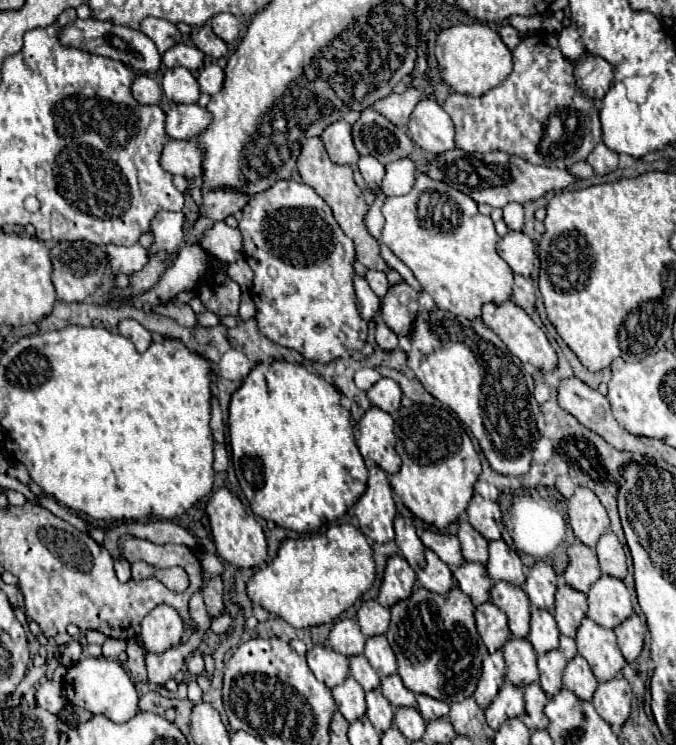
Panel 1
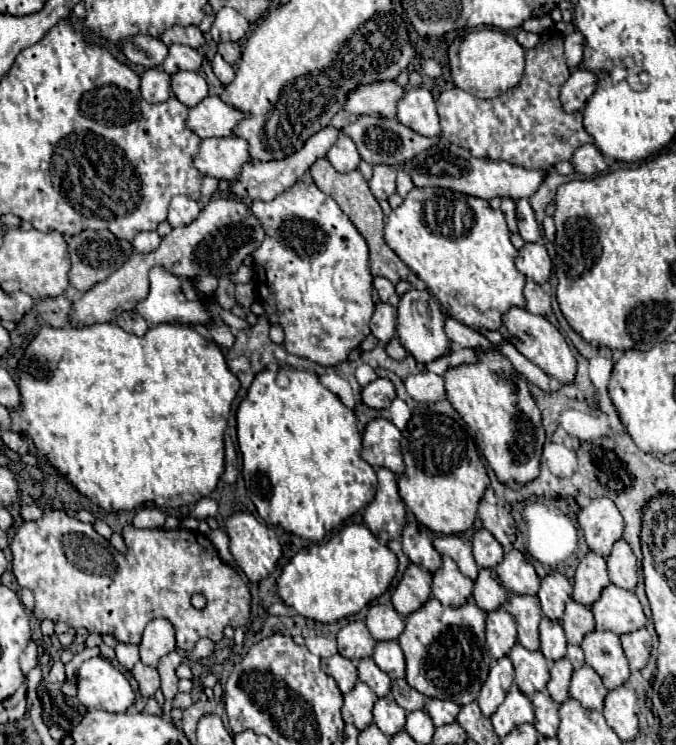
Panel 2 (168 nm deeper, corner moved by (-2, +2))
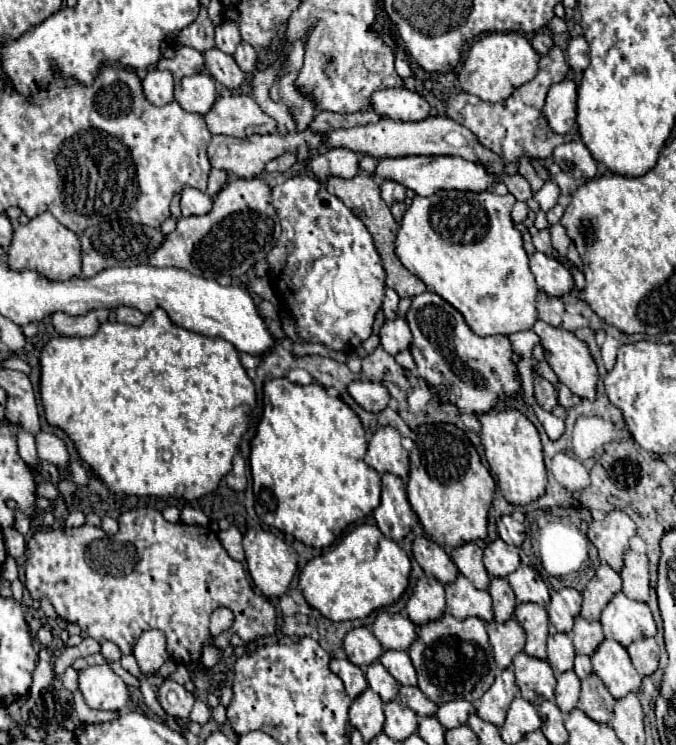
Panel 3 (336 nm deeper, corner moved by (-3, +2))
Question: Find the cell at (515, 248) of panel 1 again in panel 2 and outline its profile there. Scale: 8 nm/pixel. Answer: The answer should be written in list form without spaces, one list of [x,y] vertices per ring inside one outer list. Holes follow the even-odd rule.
[[[526,242],[522,248],[518,248],[514,264],[524,276],[532,278],[534,282],[538,282],[538,284],[548,282],[552,262],[550,262],[550,256],[542,244]]]

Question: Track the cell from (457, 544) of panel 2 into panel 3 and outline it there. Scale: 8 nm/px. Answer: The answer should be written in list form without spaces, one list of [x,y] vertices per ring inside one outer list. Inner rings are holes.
[[[475,542],[463,544],[463,546],[451,550],[451,558],[457,564],[459,572],[465,578],[469,578],[471,584],[477,590],[487,590],[489,588],[491,578],[489,578],[485,566],[483,566],[483,550],[481,550],[481,546],[477,546]]]

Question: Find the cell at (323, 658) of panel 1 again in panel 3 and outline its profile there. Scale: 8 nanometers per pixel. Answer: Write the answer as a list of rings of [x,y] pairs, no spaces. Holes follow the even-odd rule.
[[[333,658],[331,660],[331,670],[345,682],[345,688],[347,688],[347,694],[351,700],[355,700],[361,692],[367,690],[367,680],[365,680],[365,674],[359,666],[351,664],[349,660],[337,660]]]

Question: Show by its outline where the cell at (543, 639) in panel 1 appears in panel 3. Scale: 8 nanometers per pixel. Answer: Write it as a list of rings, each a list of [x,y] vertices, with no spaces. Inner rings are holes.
[[[551,630],[549,634],[549,642],[547,642],[547,652],[549,658],[547,662],[551,664],[551,668],[555,672],[567,672],[573,670],[573,660],[575,660],[575,648],[573,642],[567,634],[559,634],[555,630]]]

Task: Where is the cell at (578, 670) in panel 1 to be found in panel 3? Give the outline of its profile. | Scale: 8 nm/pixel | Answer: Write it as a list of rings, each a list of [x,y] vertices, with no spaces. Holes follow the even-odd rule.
[[[591,674],[585,680],[581,680],[579,710],[583,710],[591,720],[609,724],[613,718],[613,706],[615,706],[615,698],[609,694],[609,690],[605,688],[599,676]]]

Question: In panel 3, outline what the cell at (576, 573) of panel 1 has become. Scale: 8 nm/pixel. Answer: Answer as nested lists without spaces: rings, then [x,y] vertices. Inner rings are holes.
[[[605,562],[595,570],[595,576],[587,582],[587,588],[583,592],[583,610],[581,616],[589,622],[599,622],[601,610],[609,604],[609,600],[621,592],[623,580],[619,572],[611,570]]]

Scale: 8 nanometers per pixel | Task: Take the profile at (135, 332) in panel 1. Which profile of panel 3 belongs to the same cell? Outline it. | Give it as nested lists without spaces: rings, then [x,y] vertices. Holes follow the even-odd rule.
[[[127,306],[117,308],[117,310],[115,310],[115,316],[117,316],[119,322],[123,322],[123,324],[131,324],[131,326],[137,326],[137,324],[143,322],[143,318],[145,318],[143,312],[139,312],[137,308],[127,308]]]

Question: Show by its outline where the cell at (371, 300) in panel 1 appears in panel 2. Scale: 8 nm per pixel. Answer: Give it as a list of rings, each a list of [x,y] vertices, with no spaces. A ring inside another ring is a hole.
[[[378,302],[374,306],[370,330],[382,344],[386,344],[390,338],[394,338],[396,336],[396,308],[386,302]]]

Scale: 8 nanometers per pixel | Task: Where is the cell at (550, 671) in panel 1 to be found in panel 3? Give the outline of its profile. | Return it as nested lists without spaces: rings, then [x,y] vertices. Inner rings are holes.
[[[563,672],[557,674],[557,688],[555,688],[555,700],[557,706],[563,714],[569,714],[571,710],[577,708],[579,704],[579,690],[581,690],[581,682],[577,678],[577,674],[571,672]]]

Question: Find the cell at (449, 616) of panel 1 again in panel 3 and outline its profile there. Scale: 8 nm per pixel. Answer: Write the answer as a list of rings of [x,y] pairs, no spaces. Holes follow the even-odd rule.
[[[443,614],[441,620],[419,626],[417,642],[407,650],[419,678],[419,690],[435,704],[451,700],[479,700],[485,690],[493,684],[497,666],[487,640],[485,622],[479,618],[457,620],[451,614]]]

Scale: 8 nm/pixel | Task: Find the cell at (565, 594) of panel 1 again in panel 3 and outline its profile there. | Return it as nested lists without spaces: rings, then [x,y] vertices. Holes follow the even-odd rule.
[[[581,616],[575,620],[575,626],[573,626],[569,636],[575,644],[577,654],[587,654],[587,656],[591,656],[599,648],[599,644],[605,640],[605,636],[601,632],[601,624],[599,622],[587,622]]]

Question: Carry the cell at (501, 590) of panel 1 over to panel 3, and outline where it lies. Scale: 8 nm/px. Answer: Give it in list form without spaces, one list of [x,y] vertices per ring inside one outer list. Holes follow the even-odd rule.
[[[519,604],[515,608],[515,620],[523,626],[527,634],[525,654],[547,660],[547,636],[549,636],[549,618],[543,606],[535,604]]]

